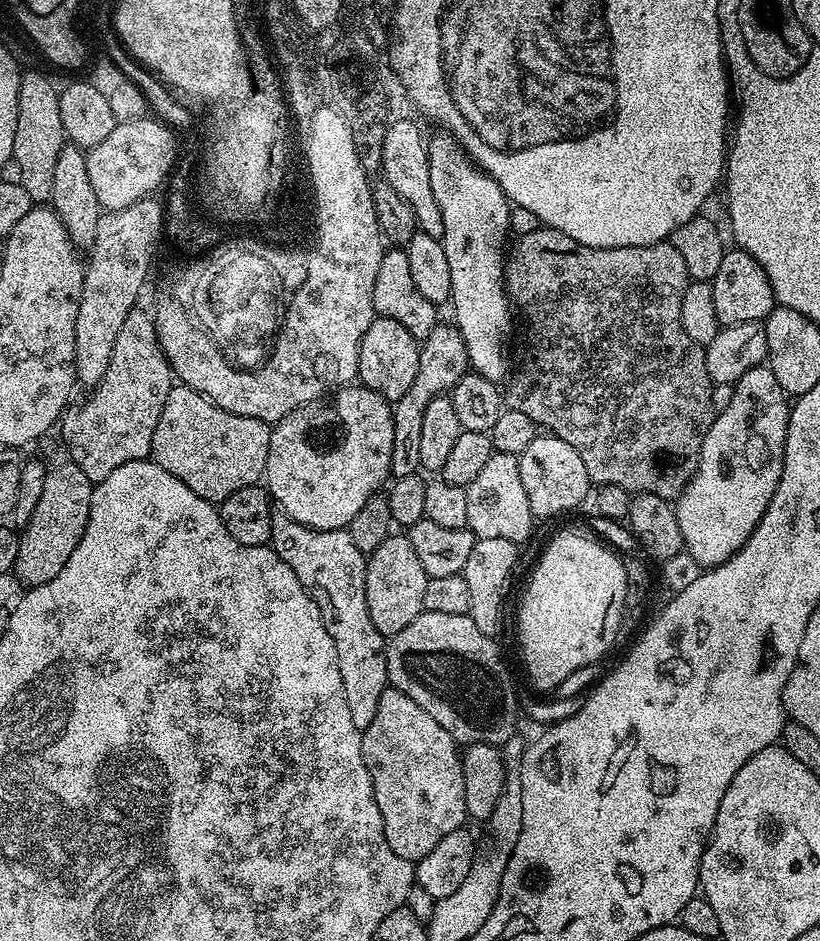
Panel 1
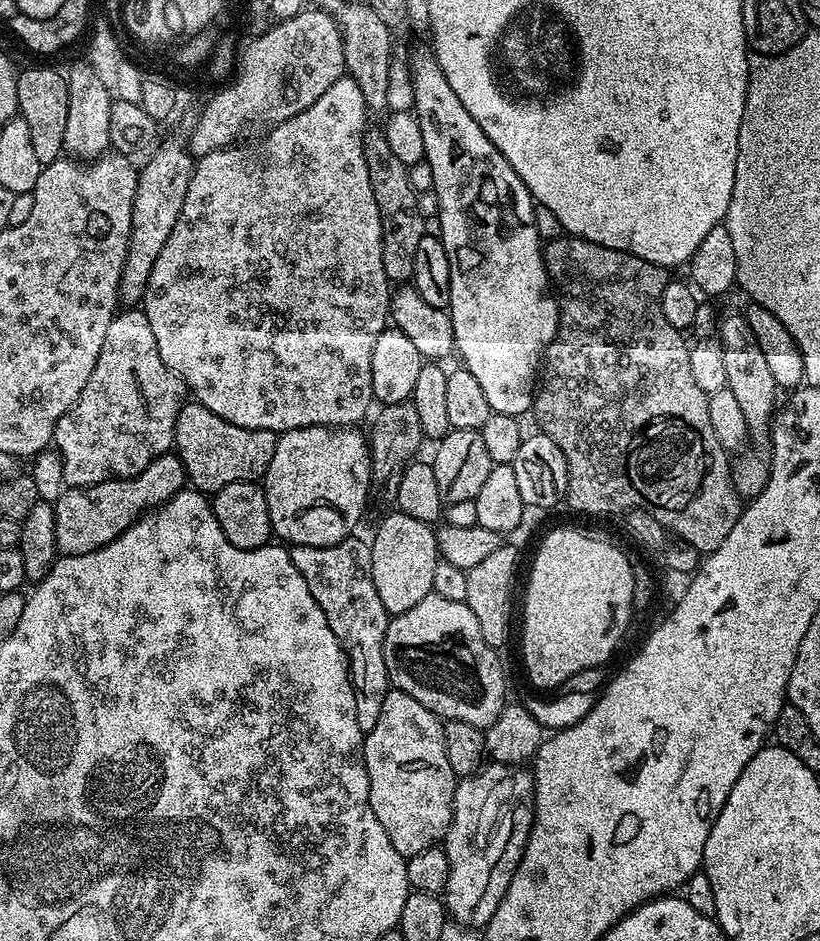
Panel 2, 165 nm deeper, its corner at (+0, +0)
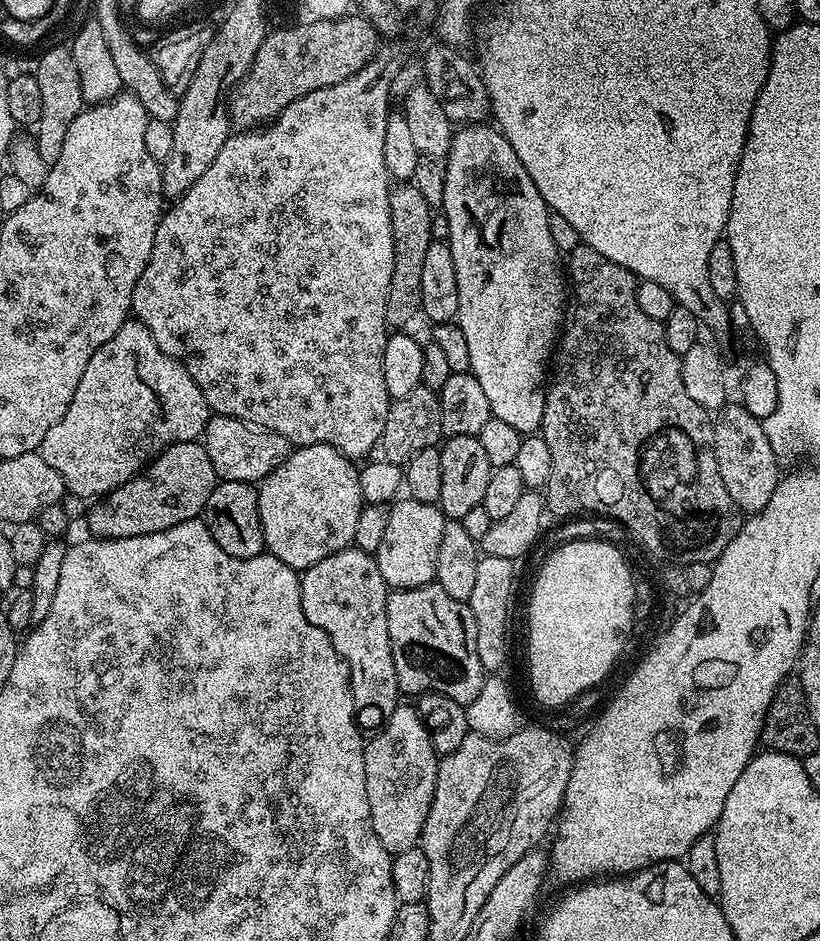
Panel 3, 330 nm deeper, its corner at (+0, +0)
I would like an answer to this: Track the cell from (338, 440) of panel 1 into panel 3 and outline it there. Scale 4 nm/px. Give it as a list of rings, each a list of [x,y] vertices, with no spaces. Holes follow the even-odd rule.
[[[325,444],[297,447],[264,480],[259,481],[258,514],[265,549],[286,566],[303,570],[349,547],[365,500],[360,489],[360,471],[349,457]]]

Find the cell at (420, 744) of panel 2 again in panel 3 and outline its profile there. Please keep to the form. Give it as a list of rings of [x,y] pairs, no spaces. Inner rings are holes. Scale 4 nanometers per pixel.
[[[411,703],[397,704],[383,728],[365,743],[364,761],[370,822],[378,842],[393,854],[417,847],[434,798],[438,754],[432,745],[431,731],[420,721]]]

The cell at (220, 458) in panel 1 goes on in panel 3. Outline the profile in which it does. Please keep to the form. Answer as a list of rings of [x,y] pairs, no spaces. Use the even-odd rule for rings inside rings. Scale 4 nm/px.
[[[218,415],[209,419],[204,428],[202,443],[206,454],[210,454],[210,462],[214,462],[214,470],[220,480],[247,484],[256,484],[264,480],[275,468],[282,466],[282,462],[286,462],[286,458],[294,450],[294,446],[286,438],[282,438],[282,434],[274,434],[229,416]]]

